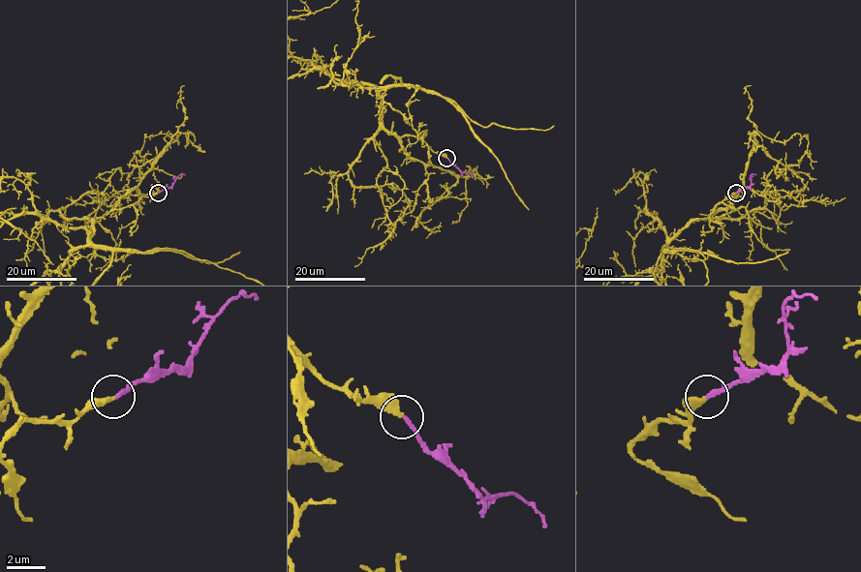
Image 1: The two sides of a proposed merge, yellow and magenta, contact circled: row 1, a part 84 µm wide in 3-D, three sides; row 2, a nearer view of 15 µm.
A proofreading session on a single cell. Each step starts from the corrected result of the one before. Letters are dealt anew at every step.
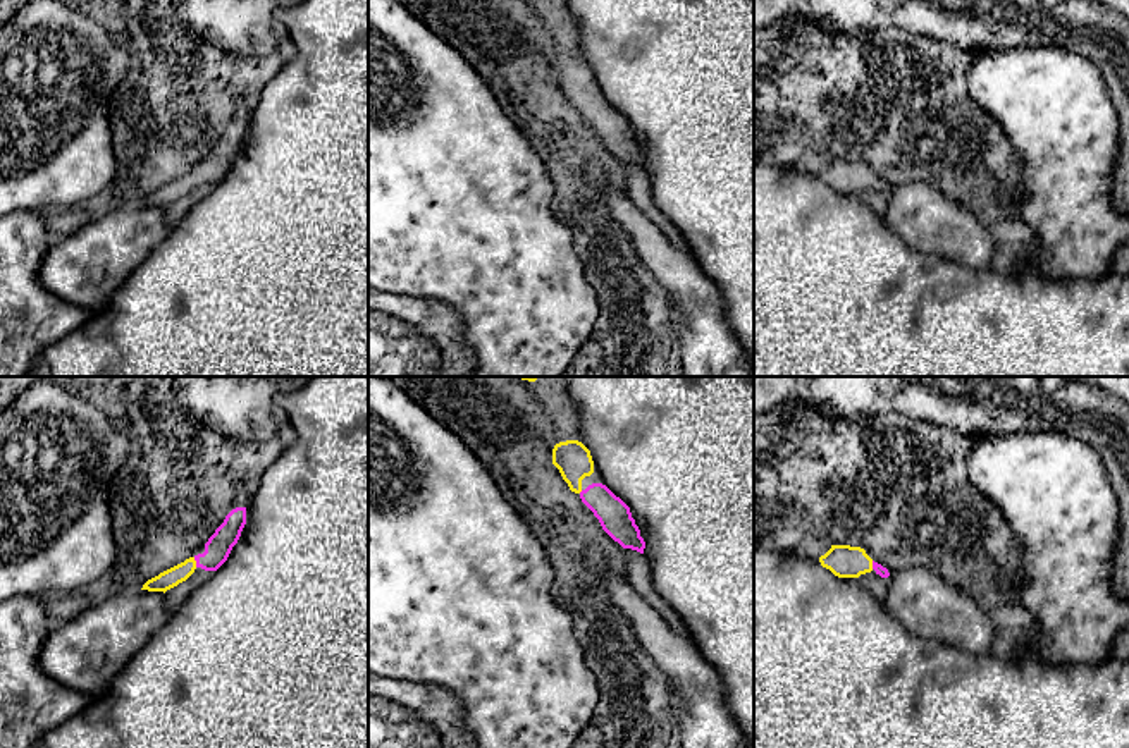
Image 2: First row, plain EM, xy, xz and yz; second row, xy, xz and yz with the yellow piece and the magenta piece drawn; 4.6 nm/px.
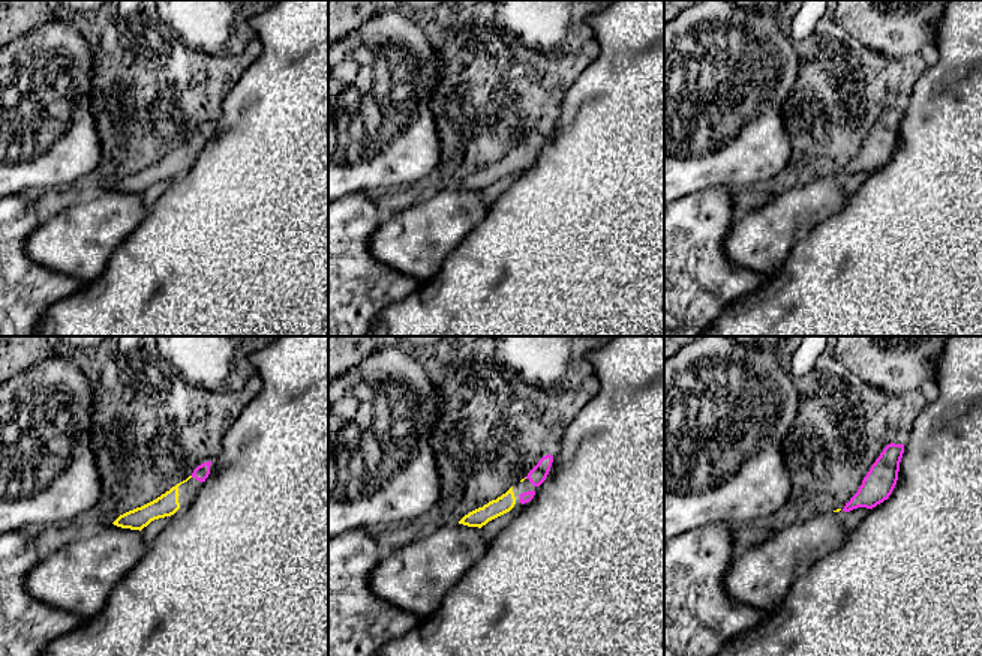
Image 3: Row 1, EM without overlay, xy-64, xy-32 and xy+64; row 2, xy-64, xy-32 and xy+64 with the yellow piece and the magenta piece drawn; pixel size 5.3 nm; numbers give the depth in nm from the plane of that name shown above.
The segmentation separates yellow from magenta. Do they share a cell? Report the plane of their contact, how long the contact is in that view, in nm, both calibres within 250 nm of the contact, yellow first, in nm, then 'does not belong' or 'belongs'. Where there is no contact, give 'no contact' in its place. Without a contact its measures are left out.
contact in xy; length 50 nm; calibres 90 and 120 nm; belongs

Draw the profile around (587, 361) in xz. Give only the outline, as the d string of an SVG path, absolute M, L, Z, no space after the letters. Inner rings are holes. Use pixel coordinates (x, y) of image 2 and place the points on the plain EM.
M589 339L559 377L602 377L602 347Z

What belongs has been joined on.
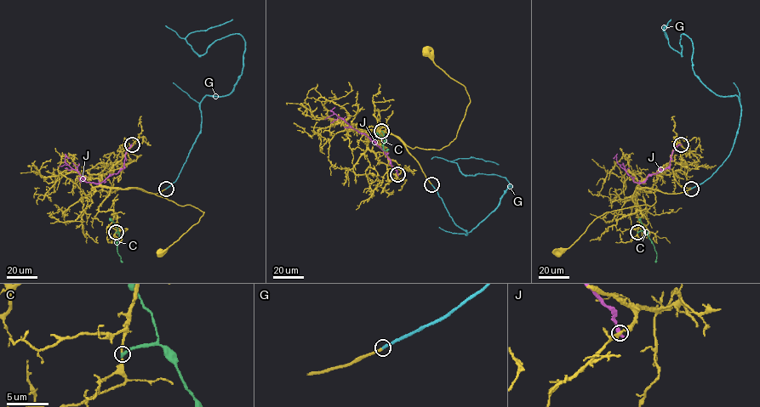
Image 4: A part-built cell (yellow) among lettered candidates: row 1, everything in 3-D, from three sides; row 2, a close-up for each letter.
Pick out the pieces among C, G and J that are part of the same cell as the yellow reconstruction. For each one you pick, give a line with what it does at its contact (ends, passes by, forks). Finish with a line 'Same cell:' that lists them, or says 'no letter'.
G: it ends there
Same cell: G

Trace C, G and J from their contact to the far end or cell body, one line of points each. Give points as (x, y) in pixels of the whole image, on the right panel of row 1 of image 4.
C: (637, 232), (644, 230), (655, 251), (655, 262)
G: (691, 189), (728, 155), (740, 106), (695, 75), (690, 38), (681, 35), (682, 55), (670, 46), (671, 19)
J: (681, 144), (672, 152), (667, 167), (650, 174), (640, 183), (634, 182), (617, 162), (615, 155), (613, 158)

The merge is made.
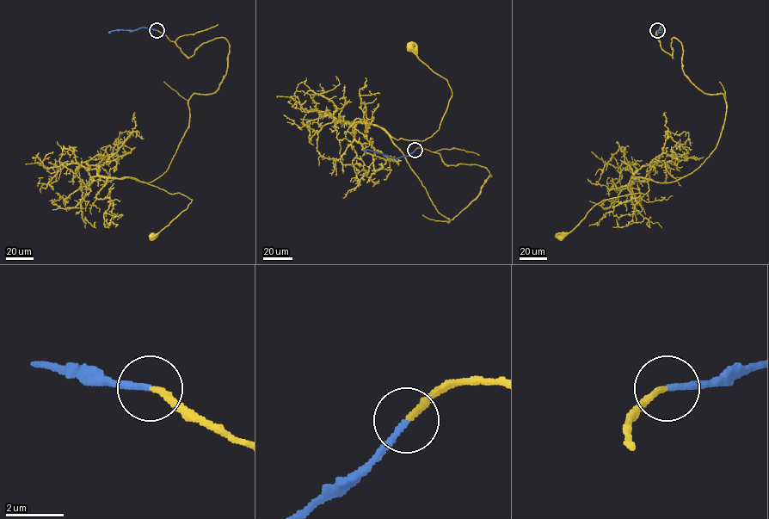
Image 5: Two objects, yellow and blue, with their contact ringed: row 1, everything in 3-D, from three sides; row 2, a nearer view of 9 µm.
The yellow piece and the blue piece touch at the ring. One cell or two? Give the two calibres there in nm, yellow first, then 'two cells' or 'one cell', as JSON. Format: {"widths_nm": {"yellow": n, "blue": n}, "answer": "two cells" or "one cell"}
{"widths_nm": {"yellow": 200, "blue": 190}, "answer": "one cell"}

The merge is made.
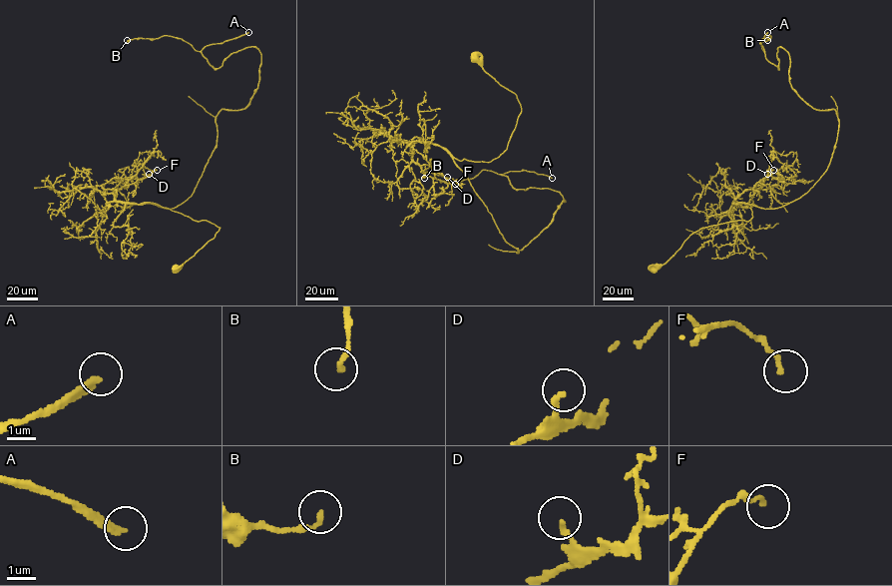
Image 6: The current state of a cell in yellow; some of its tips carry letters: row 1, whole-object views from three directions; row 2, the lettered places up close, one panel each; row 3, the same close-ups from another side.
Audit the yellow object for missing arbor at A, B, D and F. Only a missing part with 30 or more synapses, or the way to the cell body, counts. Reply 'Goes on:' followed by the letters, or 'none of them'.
Goes on: A

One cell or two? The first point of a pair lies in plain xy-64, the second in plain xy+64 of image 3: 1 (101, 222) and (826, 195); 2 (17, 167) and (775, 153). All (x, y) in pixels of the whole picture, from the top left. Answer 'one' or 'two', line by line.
1: one
2: one

